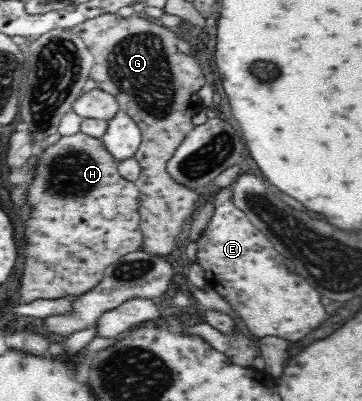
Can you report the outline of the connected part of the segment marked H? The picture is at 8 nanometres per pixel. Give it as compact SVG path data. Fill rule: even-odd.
M81 131L74 135L68 135L68 137L62 136L57 143L46 145L46 149L36 161L36 165L38 165L38 171L36 171L38 175L34 177L34 183L28 191L28 201L32 205L32 213L30 213L30 219L26 221L26 249L24 249L26 259L24 259L24 275L22 275L22 287L20 287L22 303L30 303L35 299L80 297L102 281L104 271L109 265L128 253L140 251L140 247L143 246L143 233L140 229L141 216L139 215L140 190L135 182L128 181L119 174L118 163L108 153L101 138L92 137Z

